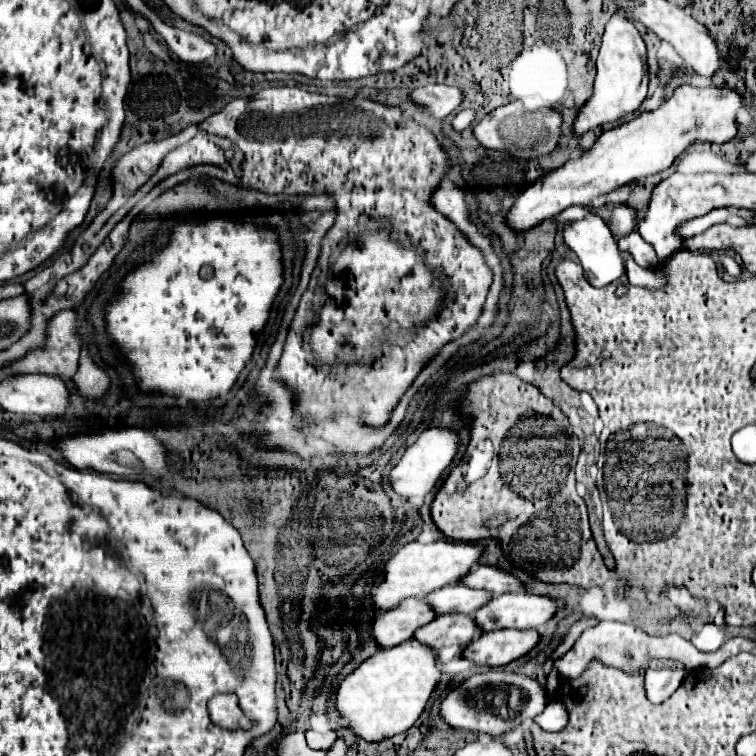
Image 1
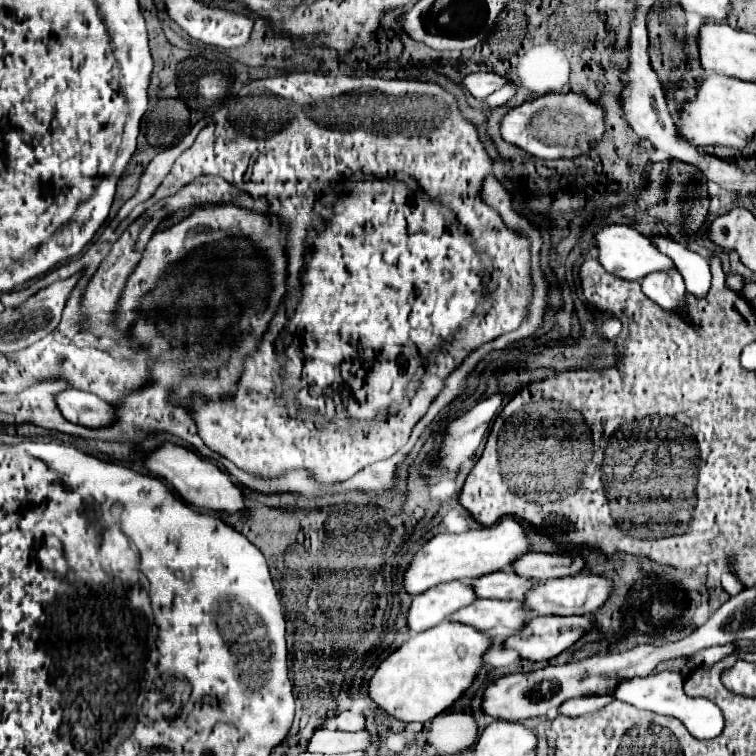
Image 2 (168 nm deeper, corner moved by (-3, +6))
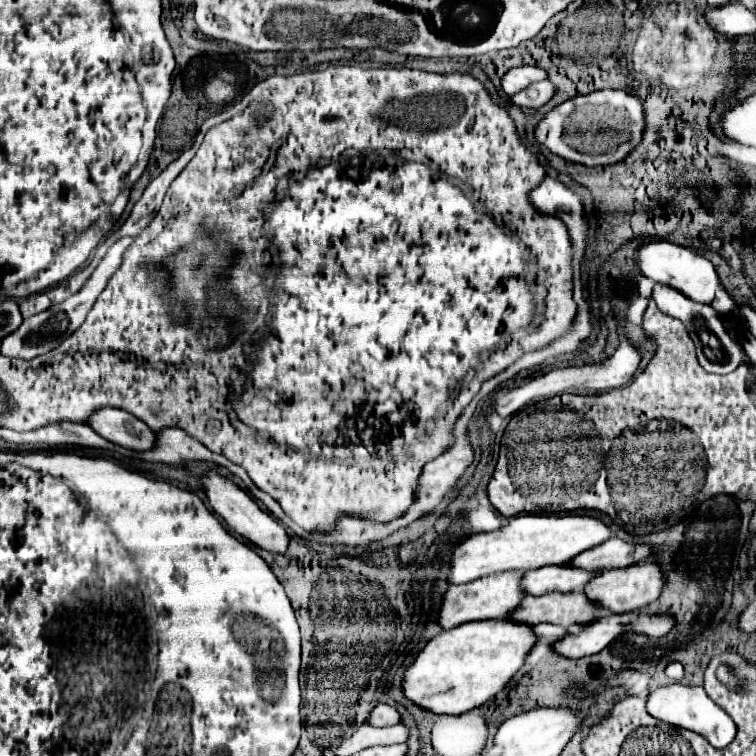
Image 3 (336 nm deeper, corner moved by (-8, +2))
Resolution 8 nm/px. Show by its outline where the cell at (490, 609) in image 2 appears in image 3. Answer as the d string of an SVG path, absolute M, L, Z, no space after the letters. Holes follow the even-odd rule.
M544 594L544 596L524 596L520 606L510 612L510 618L518 624L536 626L540 622L556 624L566 630L584 626L596 616L596 606L586 602L584 594Z

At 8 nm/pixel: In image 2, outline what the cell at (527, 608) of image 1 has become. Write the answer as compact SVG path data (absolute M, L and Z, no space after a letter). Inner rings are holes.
M593 572L555 578L549 582L535 584L533 590L525 596L525 604L535 610L537 614L559 614L559 616L573 616L573 614L595 614L611 596L615 594L613 580L607 576L599 576Z

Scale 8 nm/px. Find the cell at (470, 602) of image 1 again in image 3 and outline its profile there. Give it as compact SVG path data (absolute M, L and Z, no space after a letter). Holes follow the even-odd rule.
M566 564L542 566L522 576L522 590L530 596L542 596L548 592L576 592L594 576L596 572L584 572Z

